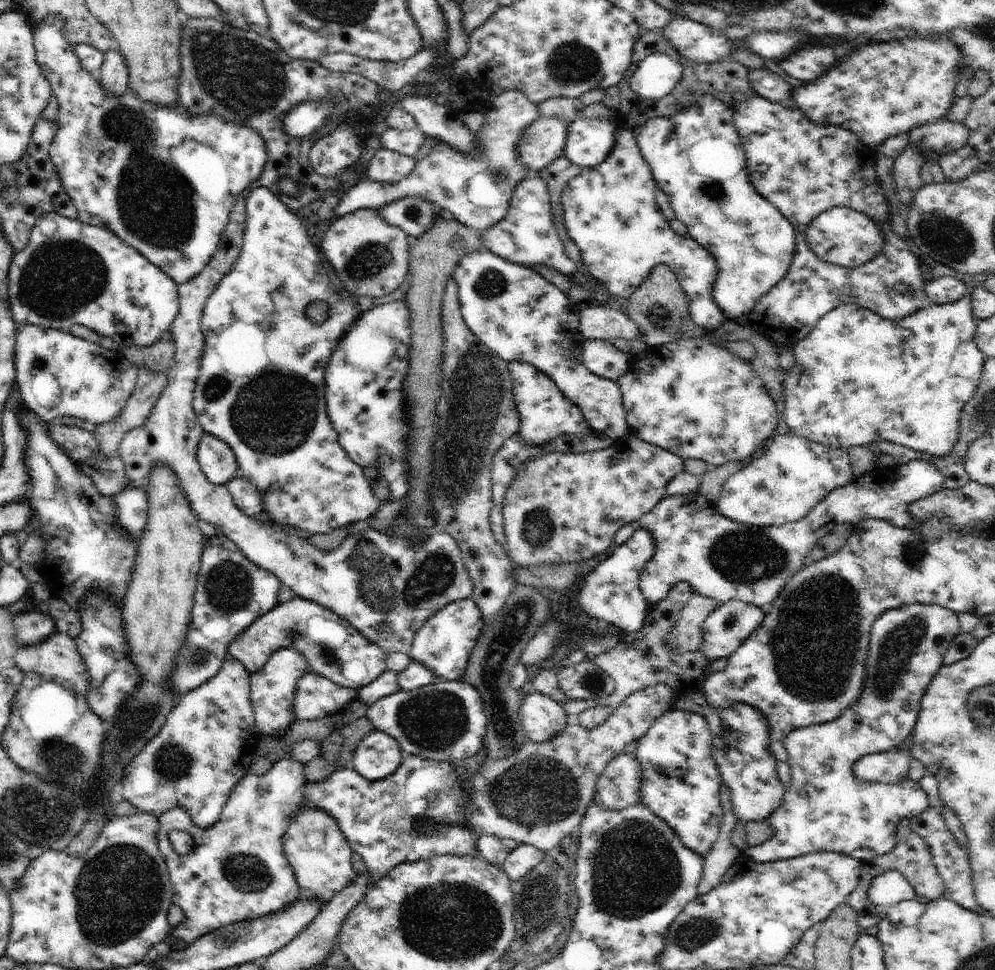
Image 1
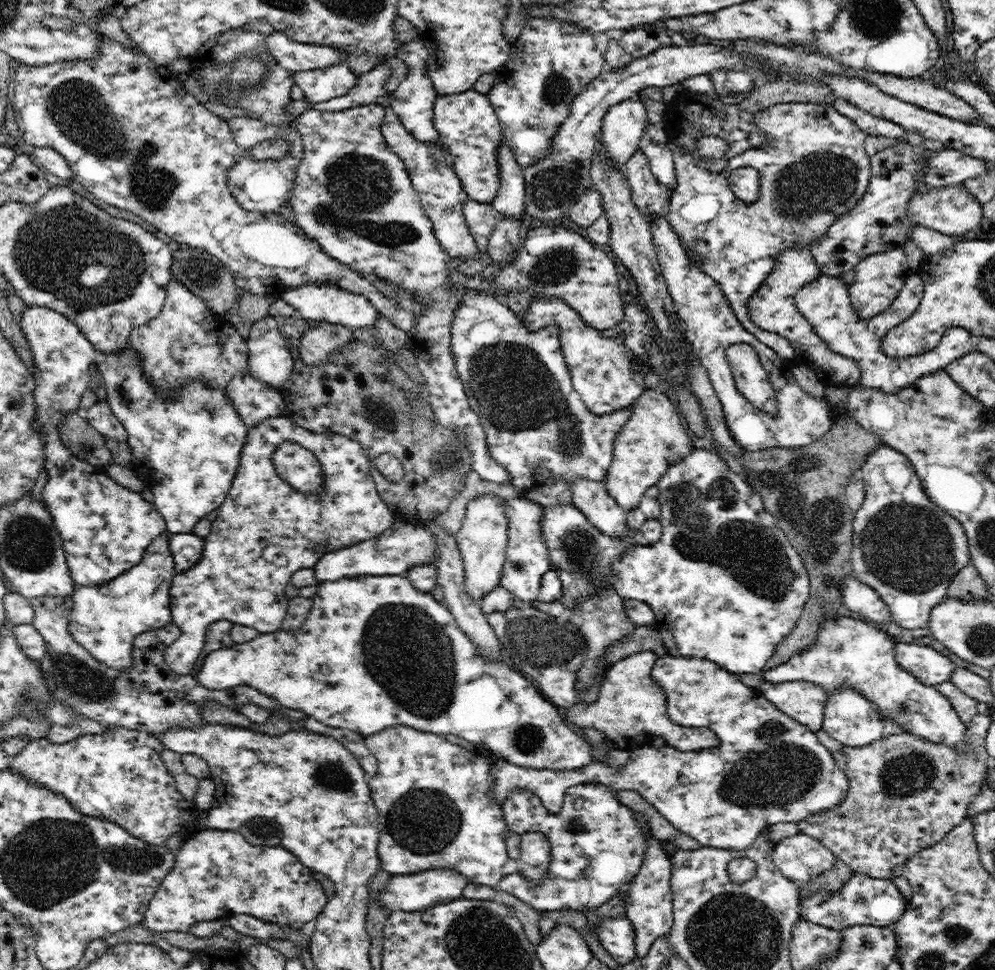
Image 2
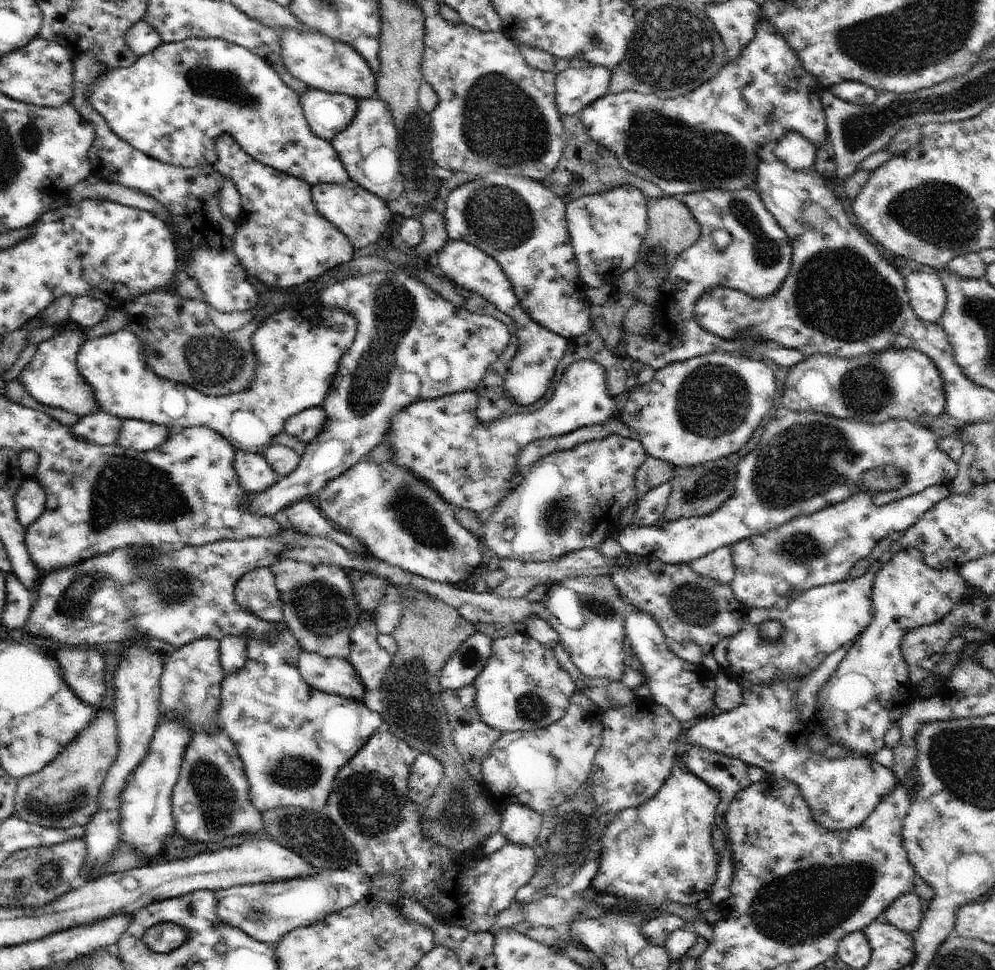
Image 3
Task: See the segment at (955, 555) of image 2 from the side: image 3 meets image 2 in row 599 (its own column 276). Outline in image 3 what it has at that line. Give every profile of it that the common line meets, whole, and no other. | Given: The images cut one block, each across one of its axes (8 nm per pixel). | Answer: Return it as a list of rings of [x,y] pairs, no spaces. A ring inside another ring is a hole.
[[[323,869],[312,876],[284,880],[276,884],[234,885],[227,889],[219,889],[215,894],[218,918],[222,924],[236,926],[260,942],[276,945],[288,932],[310,926],[314,922],[324,920],[328,914],[354,906],[369,894],[370,882],[370,875],[358,869]]]

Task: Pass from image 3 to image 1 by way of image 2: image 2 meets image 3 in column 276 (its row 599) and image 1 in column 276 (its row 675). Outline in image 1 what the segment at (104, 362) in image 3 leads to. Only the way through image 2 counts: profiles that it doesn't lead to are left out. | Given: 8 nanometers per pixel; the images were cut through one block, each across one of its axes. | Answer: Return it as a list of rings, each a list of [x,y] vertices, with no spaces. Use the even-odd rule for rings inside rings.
[[[258,187],[252,191],[252,194],[246,199],[246,232],[244,235],[244,244],[242,252],[234,264],[234,268],[222,278],[216,290],[212,292],[210,298],[206,301],[204,312],[202,313],[200,328],[205,338],[205,349],[203,350],[201,367],[199,375],[196,379],[195,389],[193,392],[193,409],[196,413],[199,423],[205,433],[212,434],[221,438],[230,446],[232,452],[236,455],[238,461],[238,472],[234,479],[246,478],[250,480],[262,496],[262,504],[264,504],[263,517],[270,519],[271,522],[282,524],[282,526],[292,526],[301,535],[307,537],[312,534],[327,534],[336,528],[352,525],[358,521],[368,521],[370,516],[379,510],[381,506],[380,500],[372,494],[370,484],[363,475],[363,468],[358,466],[350,457],[346,456],[346,452],[339,443],[339,434],[331,425],[330,417],[327,413],[326,404],[326,382],[324,382],[324,370],[326,364],[334,352],[334,348],[338,346],[340,338],[344,336],[344,332],[349,329],[352,322],[361,315],[360,308],[356,306],[356,302],[352,301],[347,295],[342,296],[330,282],[322,260],[320,260],[321,252],[316,250],[316,246],[310,242],[308,235],[308,222],[299,214],[294,214],[292,210],[280,202],[280,199],[266,187]],[[312,302],[326,302],[328,304],[329,317],[322,324],[312,324],[306,316],[306,308]]]

